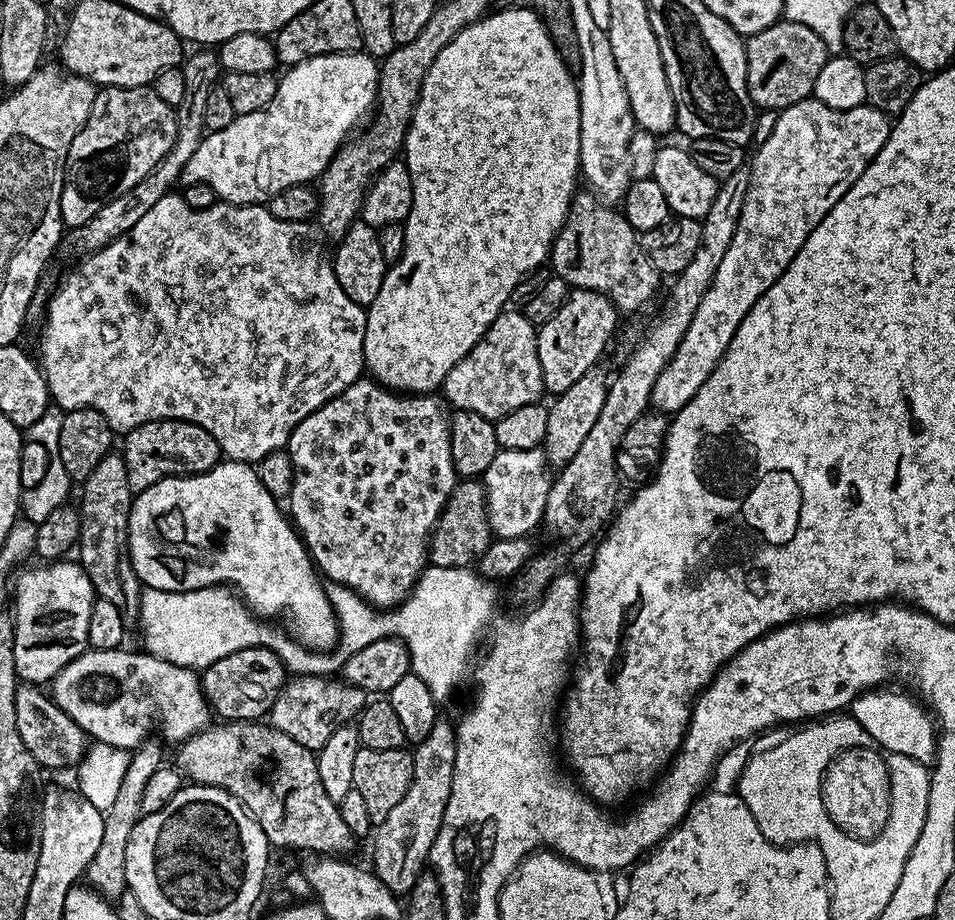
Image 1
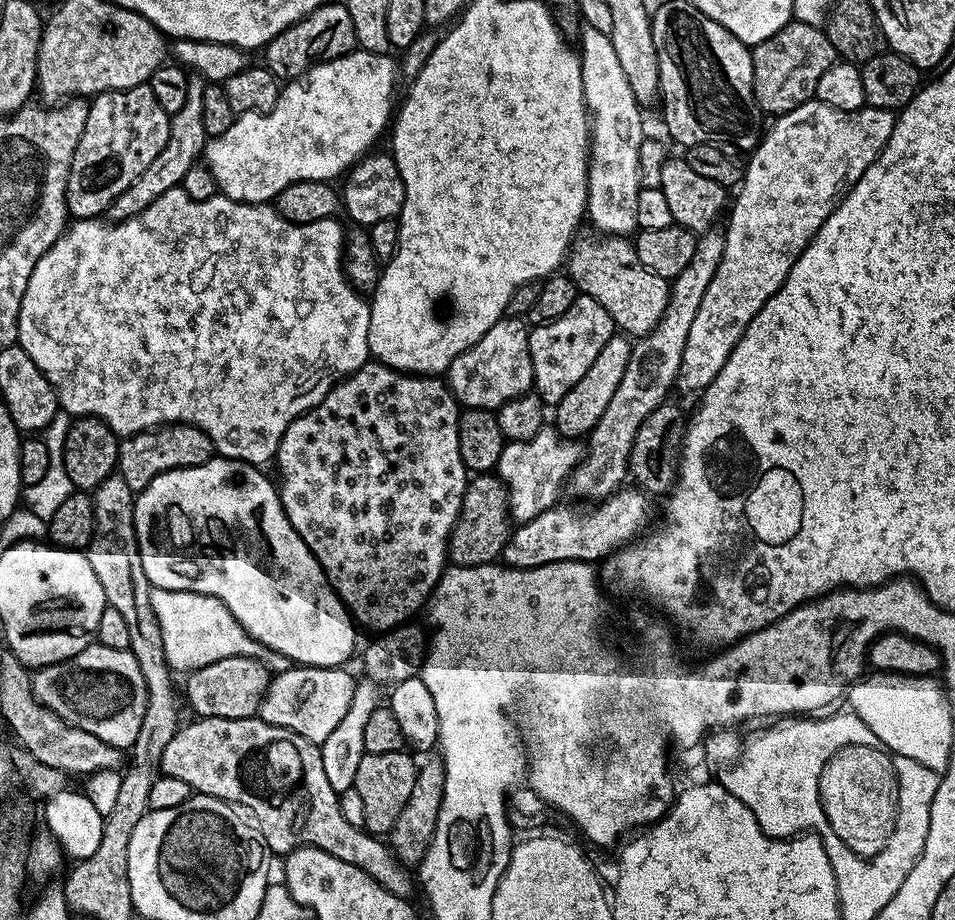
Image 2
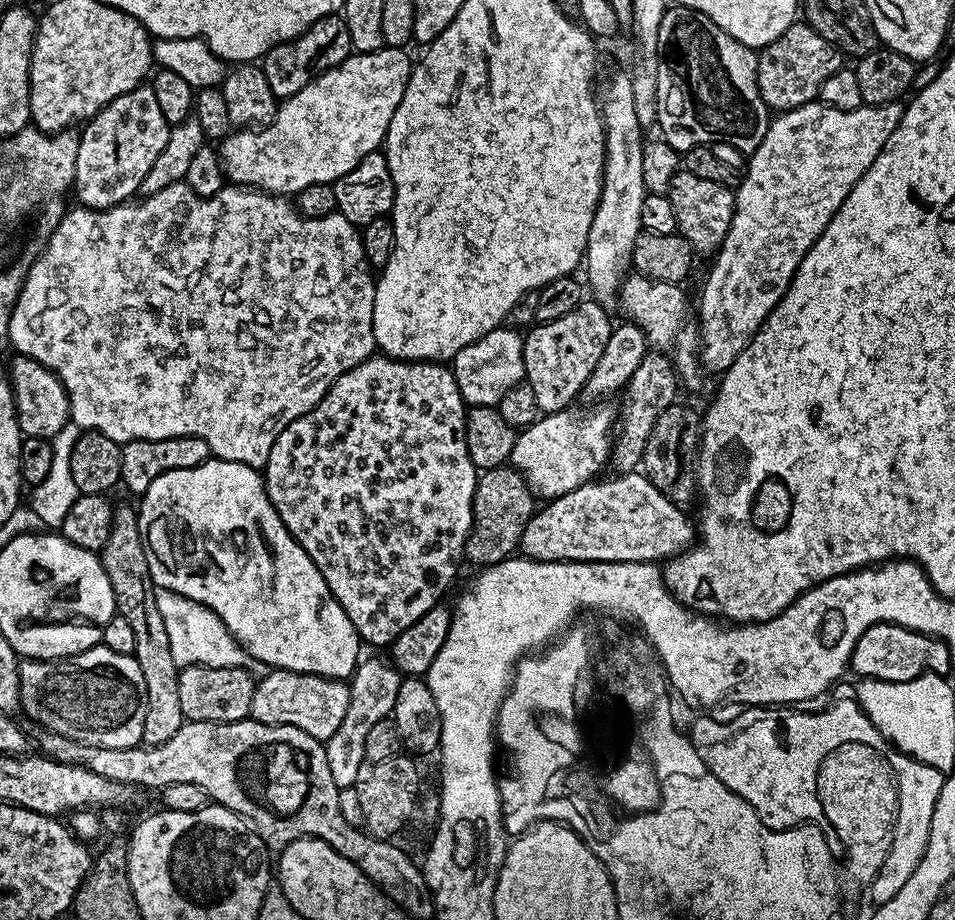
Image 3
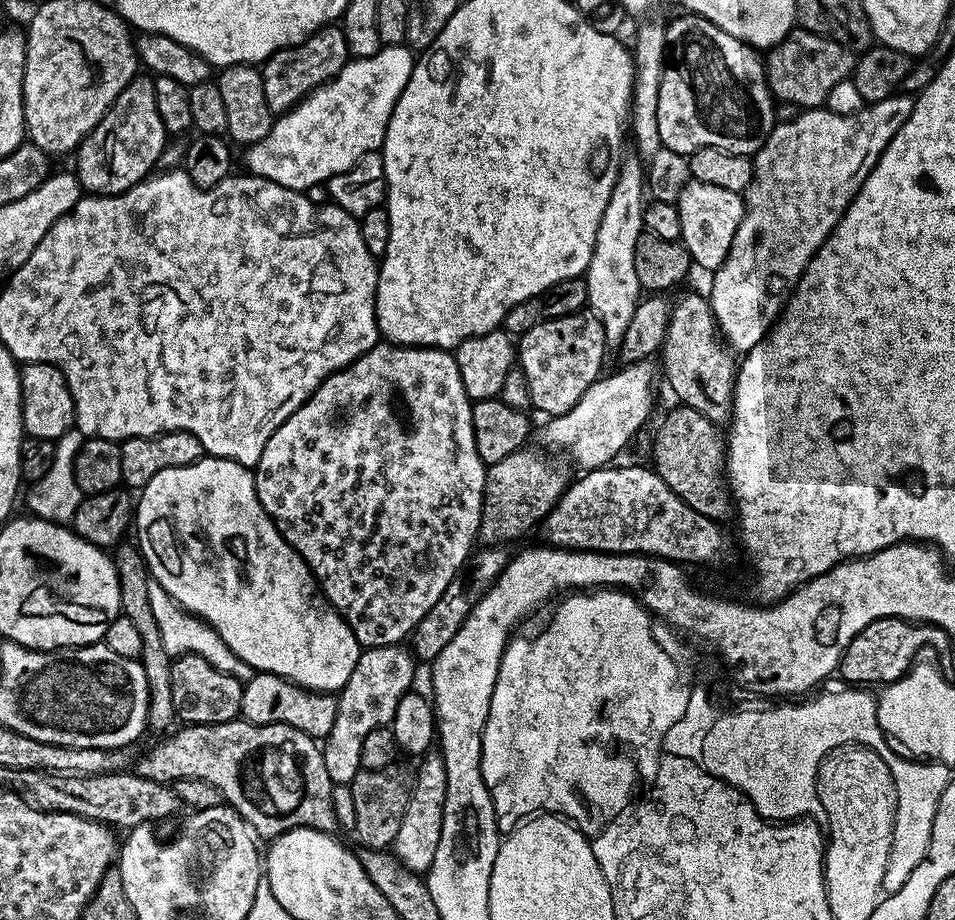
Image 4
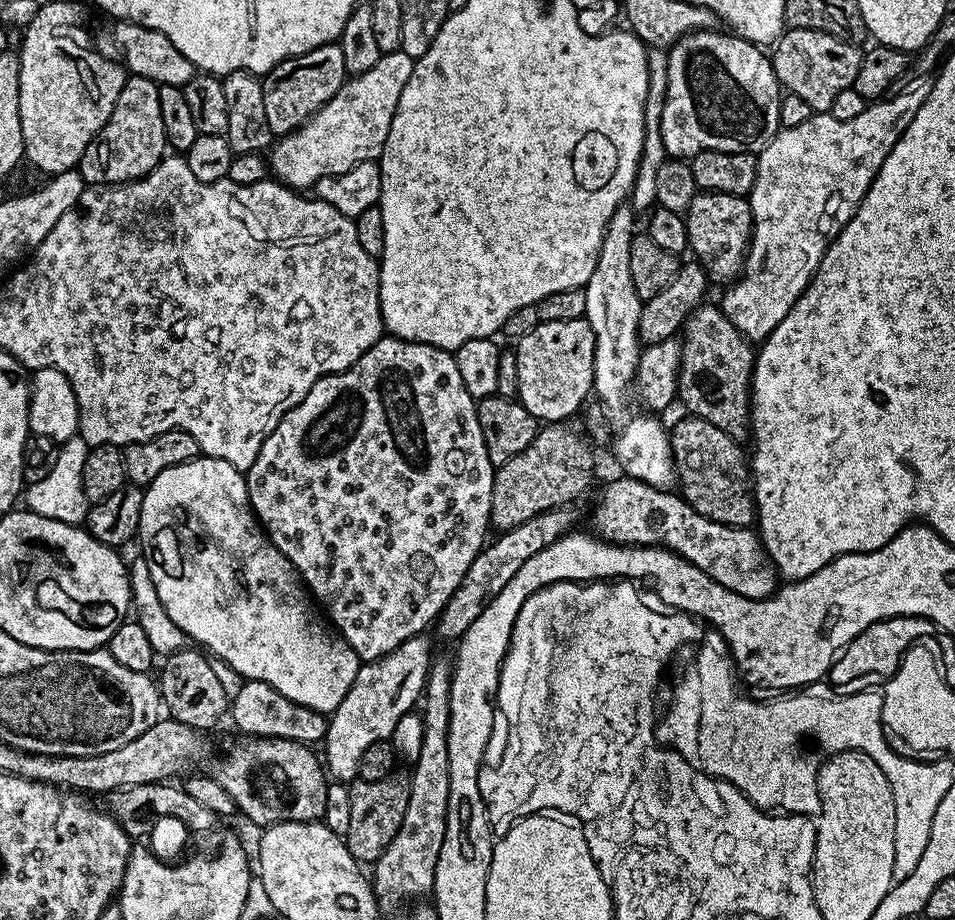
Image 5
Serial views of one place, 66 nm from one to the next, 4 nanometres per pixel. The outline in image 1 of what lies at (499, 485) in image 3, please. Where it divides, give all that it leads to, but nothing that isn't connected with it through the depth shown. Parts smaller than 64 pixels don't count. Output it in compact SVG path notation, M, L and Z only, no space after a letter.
M476 478L461 479L450 494L444 512L428 542L428 559L434 568L466 568L475 565L492 543L494 533L488 525L488 503L483 483Z

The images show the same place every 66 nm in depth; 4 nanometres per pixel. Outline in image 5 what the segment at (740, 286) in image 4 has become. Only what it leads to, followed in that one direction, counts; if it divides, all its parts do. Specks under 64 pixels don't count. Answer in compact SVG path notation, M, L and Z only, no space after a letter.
M917 79L912 87L906 89L904 93L898 94L896 98L881 98L869 103L862 110L862 114L857 114L855 118L839 120L831 114L809 115L809 120L800 120L797 124L790 125L789 128L788 125L781 127L780 131L776 133L776 137L758 153L756 181L750 193L750 203L752 205L752 238L744 258L744 270L740 273L735 283L725 291L729 292L725 294L724 302L722 301L722 309L726 318L732 320L737 330L748 341L763 342L772 333L774 326L778 326L778 322L782 322L782 318L786 318L786 314L790 314L794 302L798 302L798 298L812 281L812 275L818 270L818 266L822 262L826 250L834 242L836 235L846 226L846 222L850 222L850 218L858 210L858 206L862 202L862 198L870 190L870 186L874 182L874 178L878 174L882 162L886 162L886 154L890 154L890 150L894 150L894 142L898 142L898 138L904 133L906 126L910 126L910 122L914 122L914 114L918 114L918 106L922 106L922 102L926 102L926 94L930 94L931 89L932 85L927 79Z

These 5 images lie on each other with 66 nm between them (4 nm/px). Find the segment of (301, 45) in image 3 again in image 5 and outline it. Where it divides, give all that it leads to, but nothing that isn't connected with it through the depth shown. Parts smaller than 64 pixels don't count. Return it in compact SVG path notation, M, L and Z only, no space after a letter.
M339 42L323 44L301 56L278 62L262 76L262 99L266 105L266 118L270 121L273 137L288 136L305 124L319 108L326 106L342 87L346 77L346 58L342 58Z

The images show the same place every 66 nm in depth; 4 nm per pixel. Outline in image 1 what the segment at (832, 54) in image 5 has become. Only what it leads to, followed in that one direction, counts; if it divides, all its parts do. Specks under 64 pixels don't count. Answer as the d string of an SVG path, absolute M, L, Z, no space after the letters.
M781 18L766 30L758 30L758 34L747 37L744 49L748 93L760 110L783 110L809 99L814 90L814 81L830 55L822 38L818 38L810 26L802 26L802 22L787 18Z

